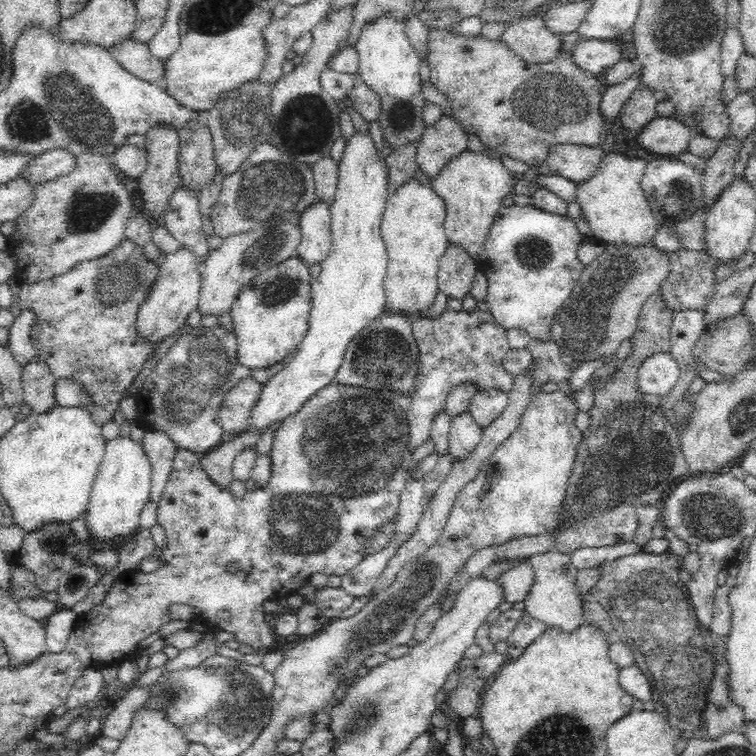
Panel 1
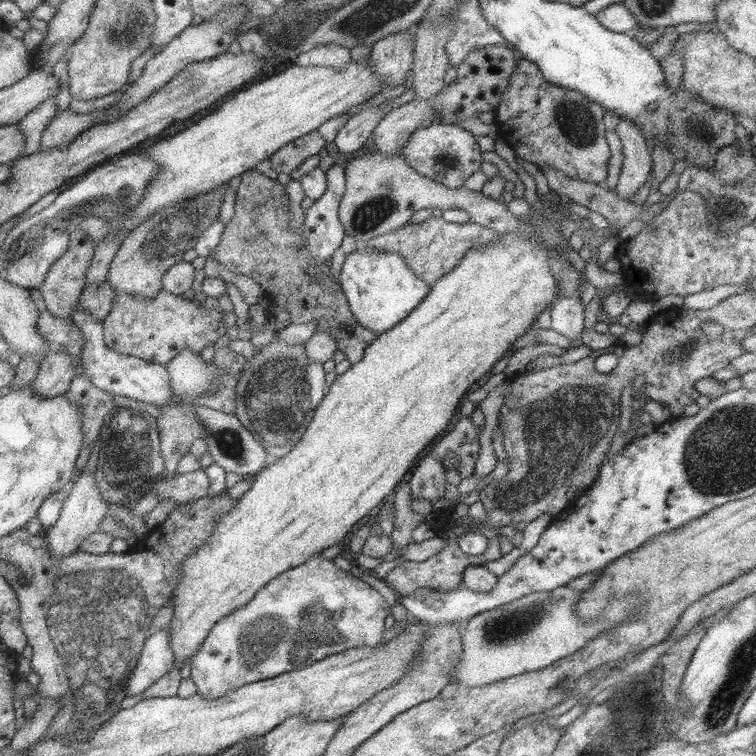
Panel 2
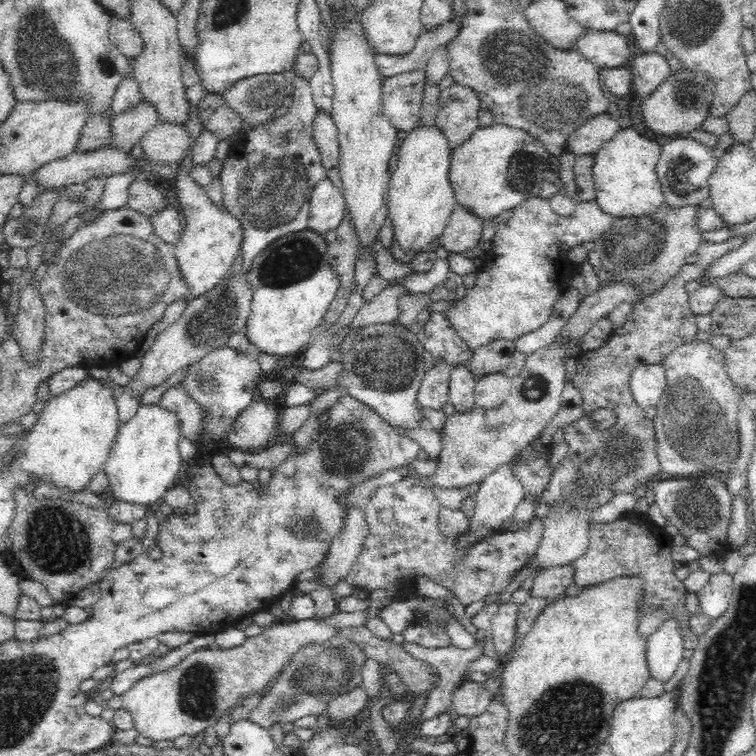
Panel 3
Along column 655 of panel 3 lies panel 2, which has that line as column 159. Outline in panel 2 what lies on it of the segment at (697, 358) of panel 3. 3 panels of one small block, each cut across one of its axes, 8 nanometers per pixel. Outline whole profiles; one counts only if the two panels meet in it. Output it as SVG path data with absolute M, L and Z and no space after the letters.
M183 348L179 354L173 356L164 367L169 375L169 387L175 400L161 408L161 414L153 419L159 431L159 453L163 457L163 470L165 469L167 476L173 476L176 474L179 459L189 452L193 440L201 438L202 429L199 420L195 418L193 407L199 405L225 414L235 414L235 383L241 372L231 376L221 368L217 368L213 362L207 364L199 352L195 354L187 348Z

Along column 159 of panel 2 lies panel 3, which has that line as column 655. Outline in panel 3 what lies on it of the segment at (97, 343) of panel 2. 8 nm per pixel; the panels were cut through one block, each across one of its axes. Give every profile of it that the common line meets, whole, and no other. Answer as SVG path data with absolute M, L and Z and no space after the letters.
M659 364L638 366L629 380L634 402L642 409L656 407L665 386L665 372Z

